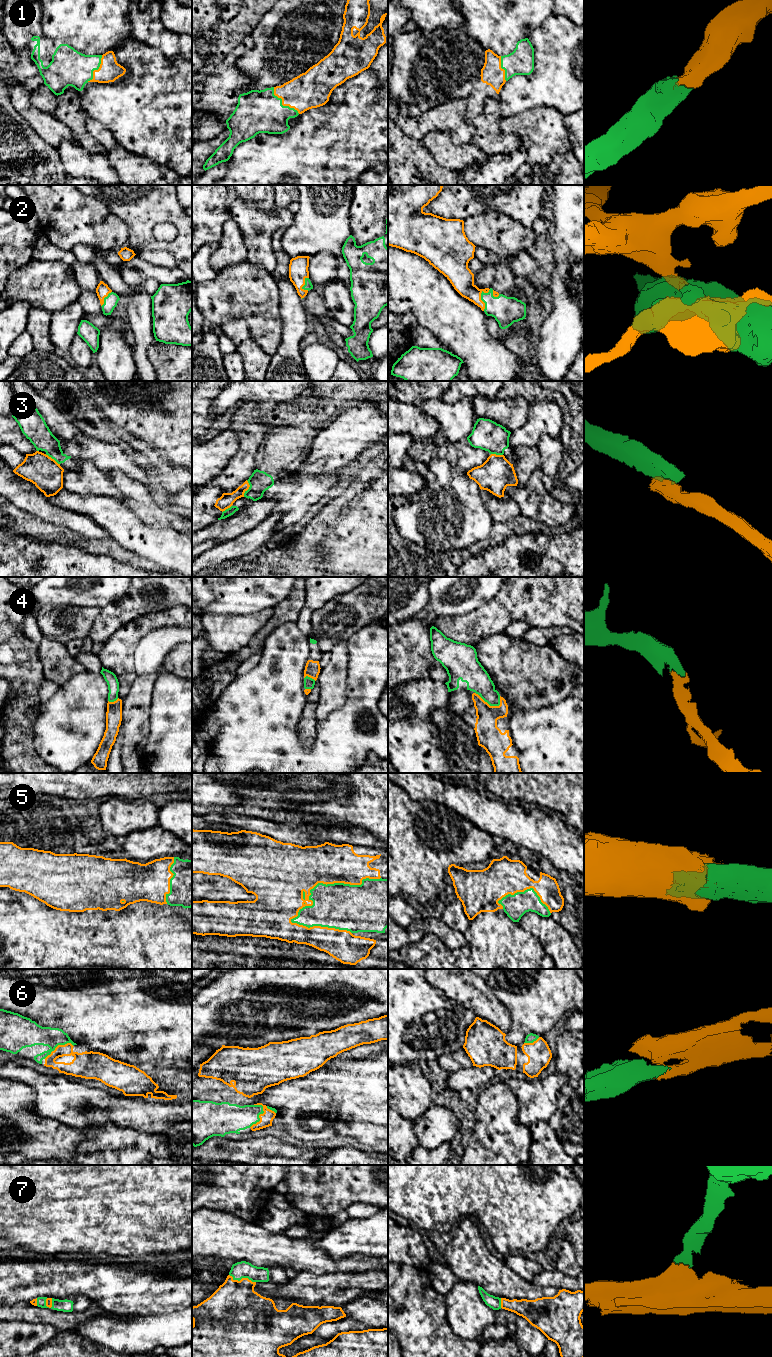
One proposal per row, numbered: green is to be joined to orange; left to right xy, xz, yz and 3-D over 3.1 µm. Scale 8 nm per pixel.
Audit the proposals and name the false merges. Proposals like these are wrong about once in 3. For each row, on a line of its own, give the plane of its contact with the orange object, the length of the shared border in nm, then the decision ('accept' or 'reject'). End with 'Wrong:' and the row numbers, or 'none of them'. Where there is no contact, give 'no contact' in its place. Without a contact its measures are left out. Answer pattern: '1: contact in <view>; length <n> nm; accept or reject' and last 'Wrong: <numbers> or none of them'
1: contact in xz; length 300 nm; accept
2: contact in yz; length 190 nm; accept
3: contact in xz; length 140 nm; reject
4: contact in yz; length 220 nm; accept
5: contact in xz; length 800 nm; accept
6: contact in xz; length 220 nm; accept
7: contact in xz; length 220 nm; accept
Wrong: 3

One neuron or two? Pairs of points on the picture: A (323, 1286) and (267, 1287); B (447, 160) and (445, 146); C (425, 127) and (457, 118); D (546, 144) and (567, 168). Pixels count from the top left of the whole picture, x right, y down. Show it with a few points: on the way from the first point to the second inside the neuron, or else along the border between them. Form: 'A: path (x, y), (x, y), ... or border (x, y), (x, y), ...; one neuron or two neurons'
A: path (309, 1289), (281, 1290); one neuron
B: path (447, 157), (445, 149); one neuron
C: path (433, 120), (449, 118); one neuron
D: border (570, 149), (556, 153), (548, 164), (533, 163); two neurons

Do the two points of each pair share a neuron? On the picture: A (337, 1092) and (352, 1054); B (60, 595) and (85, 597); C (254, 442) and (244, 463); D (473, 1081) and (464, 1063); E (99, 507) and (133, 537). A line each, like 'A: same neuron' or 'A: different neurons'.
A: different neurons
B: same neuron
C: same neuron
D: different neurons
E: same neuron

